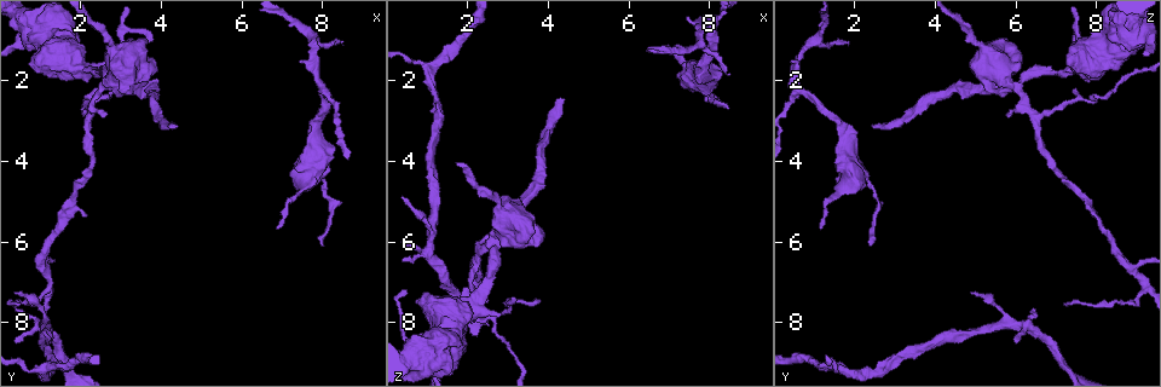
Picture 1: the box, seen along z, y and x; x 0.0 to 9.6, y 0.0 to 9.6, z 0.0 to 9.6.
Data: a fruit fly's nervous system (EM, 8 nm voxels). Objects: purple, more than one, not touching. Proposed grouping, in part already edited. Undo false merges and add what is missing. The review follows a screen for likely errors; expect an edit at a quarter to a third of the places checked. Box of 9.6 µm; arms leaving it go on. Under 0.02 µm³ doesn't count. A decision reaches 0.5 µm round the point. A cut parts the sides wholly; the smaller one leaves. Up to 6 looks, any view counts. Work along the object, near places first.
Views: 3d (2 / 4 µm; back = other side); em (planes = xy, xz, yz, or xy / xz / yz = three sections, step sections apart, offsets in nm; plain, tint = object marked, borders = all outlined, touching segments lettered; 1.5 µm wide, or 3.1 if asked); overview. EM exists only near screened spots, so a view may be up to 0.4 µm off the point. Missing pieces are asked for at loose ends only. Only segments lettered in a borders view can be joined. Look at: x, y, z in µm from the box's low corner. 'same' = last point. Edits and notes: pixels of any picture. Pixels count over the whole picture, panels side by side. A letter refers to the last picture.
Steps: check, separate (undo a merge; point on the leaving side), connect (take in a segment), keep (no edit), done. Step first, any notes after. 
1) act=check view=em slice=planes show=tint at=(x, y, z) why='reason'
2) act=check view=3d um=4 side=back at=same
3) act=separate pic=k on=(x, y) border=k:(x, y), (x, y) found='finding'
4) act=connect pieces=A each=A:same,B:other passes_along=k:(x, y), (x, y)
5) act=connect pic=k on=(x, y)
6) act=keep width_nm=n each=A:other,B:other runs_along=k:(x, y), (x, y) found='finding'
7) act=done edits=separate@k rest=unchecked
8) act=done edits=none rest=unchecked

act=check view=em slice=planes show=borders at=(8.50, 1.05, 1.90) why='thin end'

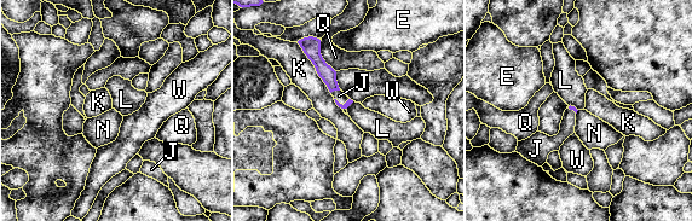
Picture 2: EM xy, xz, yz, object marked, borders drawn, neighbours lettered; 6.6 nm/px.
act=connect pieces=J longest_contact=K:400nm each=E:other,J:same,K:other,L:other,N:other,Q:other,W:other passes_along=2:(349, 102), (341, 104), (339, 96) found='the neuron continues'

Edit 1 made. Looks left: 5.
act=check view=overview

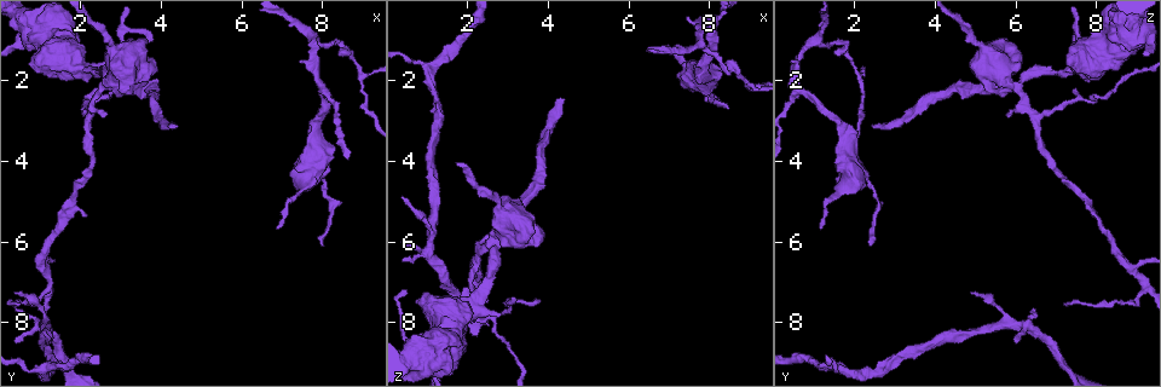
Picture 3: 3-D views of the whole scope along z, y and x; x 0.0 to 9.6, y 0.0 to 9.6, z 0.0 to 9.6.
act=check view=3d um=4 at=(4.25, 3.10, 2.45) why='long arm stops here'

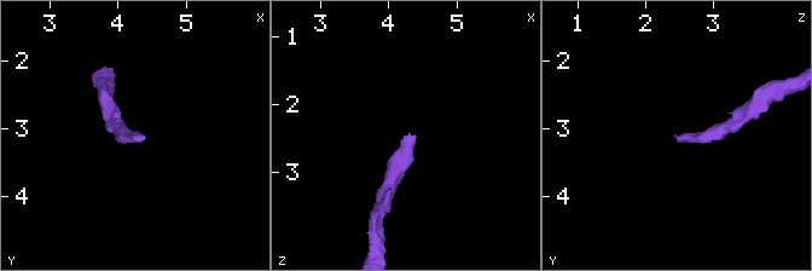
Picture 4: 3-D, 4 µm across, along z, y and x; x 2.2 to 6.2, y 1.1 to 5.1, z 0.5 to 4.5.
act=check view=em slice=planes show=borders at=(4.30, 3.10, 2.45) why='shape alone is not enough'

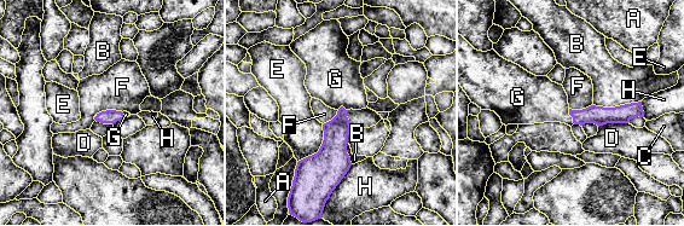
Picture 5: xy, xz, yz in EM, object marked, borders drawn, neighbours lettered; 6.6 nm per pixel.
act=connect pieces=G each=A:other,B:other,C:other,D:other,E:other,F:other,G:same,H:other passes_along=5:(598, 115), (572, 116), (538, 100) found='it goes on there'

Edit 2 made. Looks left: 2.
act=check view=overview why='redraw'

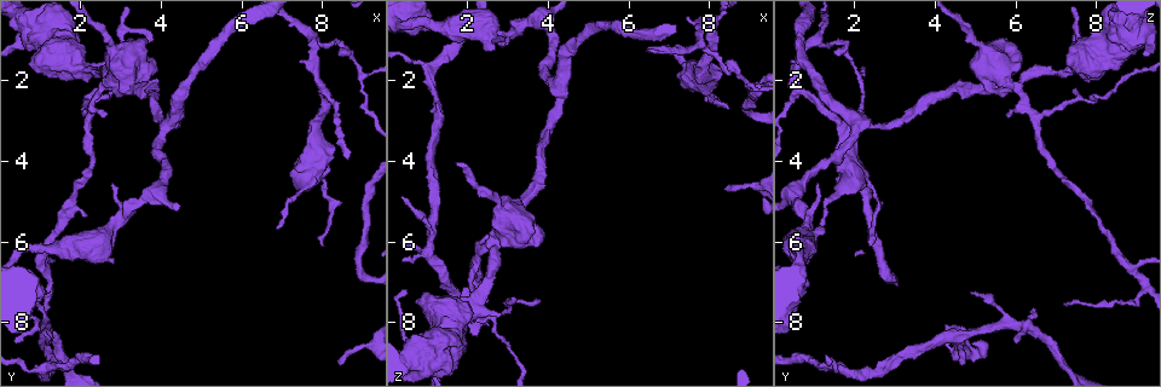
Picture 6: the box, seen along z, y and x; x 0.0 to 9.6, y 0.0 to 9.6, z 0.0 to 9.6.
act=check view=em um=3.1 slice=planes show=borders at=(2.50, 2.20, 5.95) why='three-way junction'

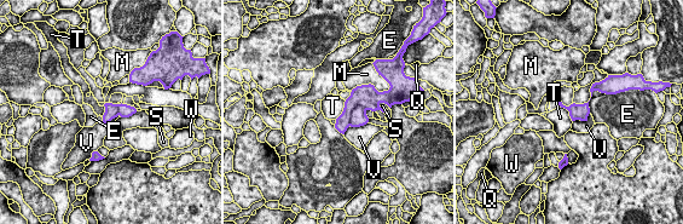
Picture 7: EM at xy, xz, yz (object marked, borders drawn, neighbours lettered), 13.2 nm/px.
act=separate pic=7 on=(365, 96) width_nm=190 each=E:other,M:other,Q:other,S:other,T:other,V:other,W:other border=7:(369, 109), (357, 107), (348, 125) found='a second neuron is stuck on'

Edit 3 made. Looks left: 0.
act=done edits=connect@2,connect@5,separate@7 rest=unchecked

